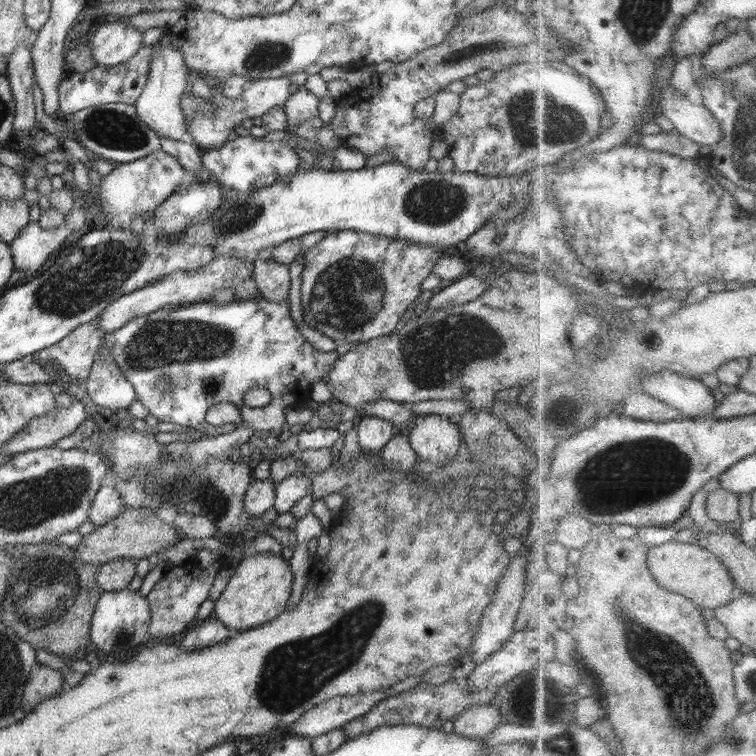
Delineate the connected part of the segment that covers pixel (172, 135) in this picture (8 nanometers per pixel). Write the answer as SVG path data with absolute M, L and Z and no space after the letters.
M164 28L164 32L158 34L157 49L153 52L151 64L149 65L146 85L144 85L144 90L133 105L140 120L143 120L160 138L168 138L177 142L189 142L190 138L185 128L186 116L184 116L184 112L180 108L180 101L182 101L182 95L186 90L190 71L185 66L181 52L174 50L171 42L163 42L162 40L162 36L167 36L166 30L169 30L169 28Z

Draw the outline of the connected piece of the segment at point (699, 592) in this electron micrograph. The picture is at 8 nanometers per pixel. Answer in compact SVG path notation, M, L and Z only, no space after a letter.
M678 541L654 547L649 563L656 579L670 591L678 592L698 603L701 609L718 609L730 604L741 592L735 576L720 557L700 541L679 543Z

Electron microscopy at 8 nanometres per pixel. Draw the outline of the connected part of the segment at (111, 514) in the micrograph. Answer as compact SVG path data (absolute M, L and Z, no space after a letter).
M102 486L93 499L88 521L100 527L117 518L125 509L118 490Z

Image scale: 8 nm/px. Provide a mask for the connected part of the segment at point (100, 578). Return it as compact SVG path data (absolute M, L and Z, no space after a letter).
M117 559L101 565L95 577L98 587L110 592L128 589L134 576L136 576L136 560Z

